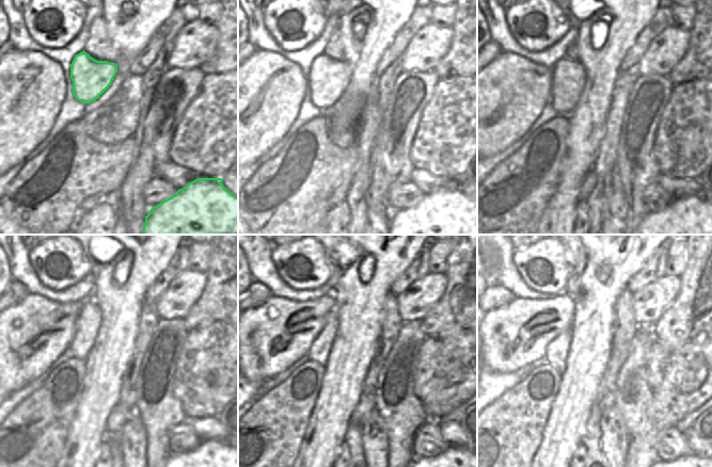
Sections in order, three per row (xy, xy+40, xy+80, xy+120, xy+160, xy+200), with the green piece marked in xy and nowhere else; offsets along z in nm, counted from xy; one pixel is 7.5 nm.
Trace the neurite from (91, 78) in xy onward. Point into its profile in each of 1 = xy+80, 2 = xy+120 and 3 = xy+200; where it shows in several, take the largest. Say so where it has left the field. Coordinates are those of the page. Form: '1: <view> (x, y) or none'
1: xy+80 (567, 77)
2: xy+120 (86, 325)
3: xy+200 (557, 350)

